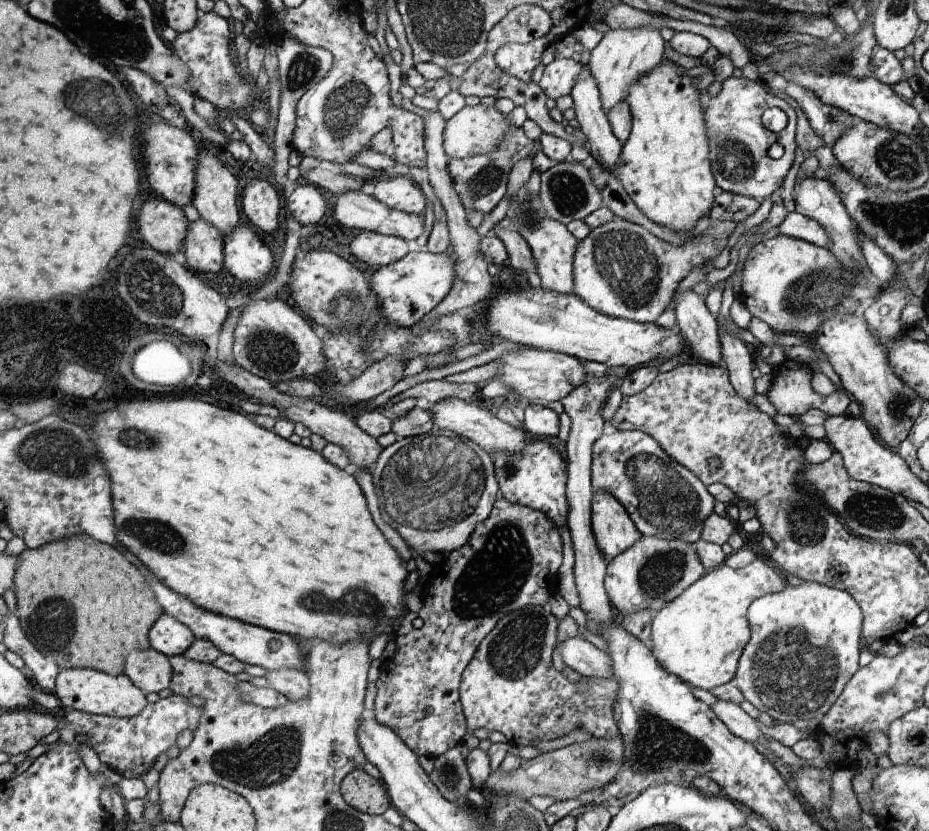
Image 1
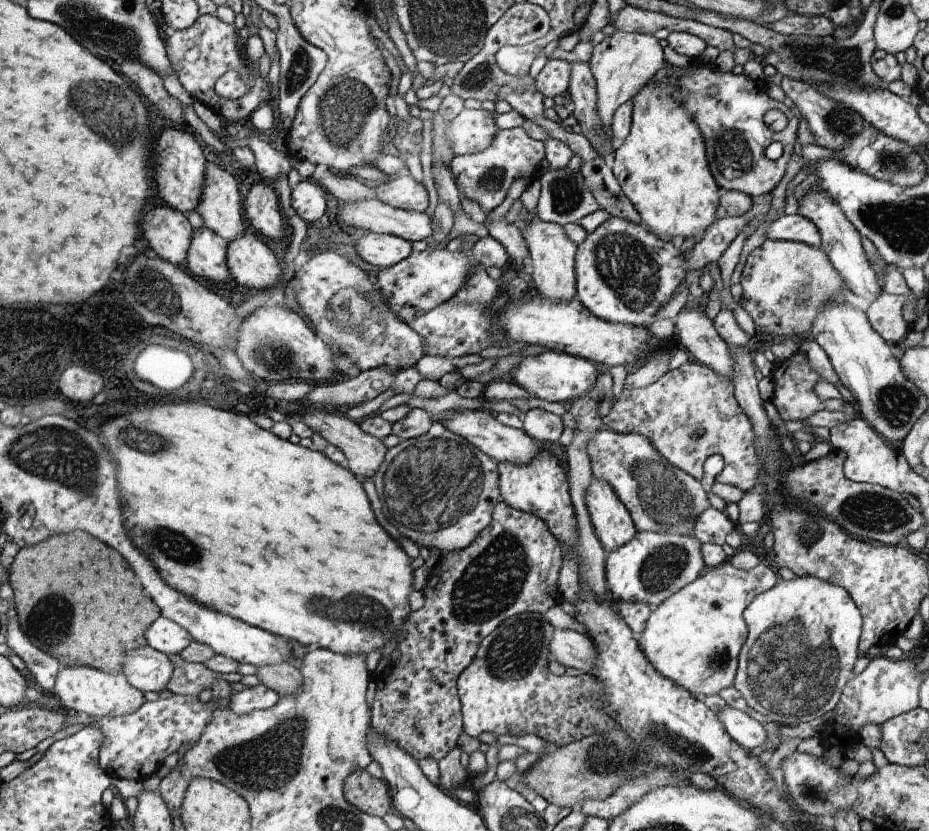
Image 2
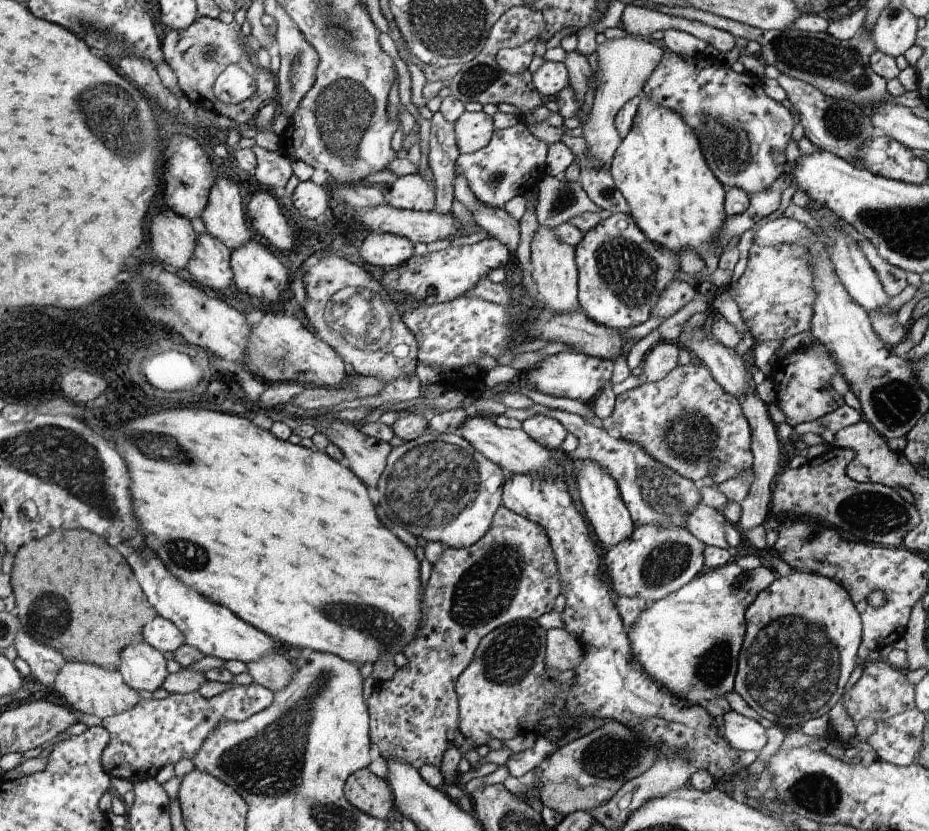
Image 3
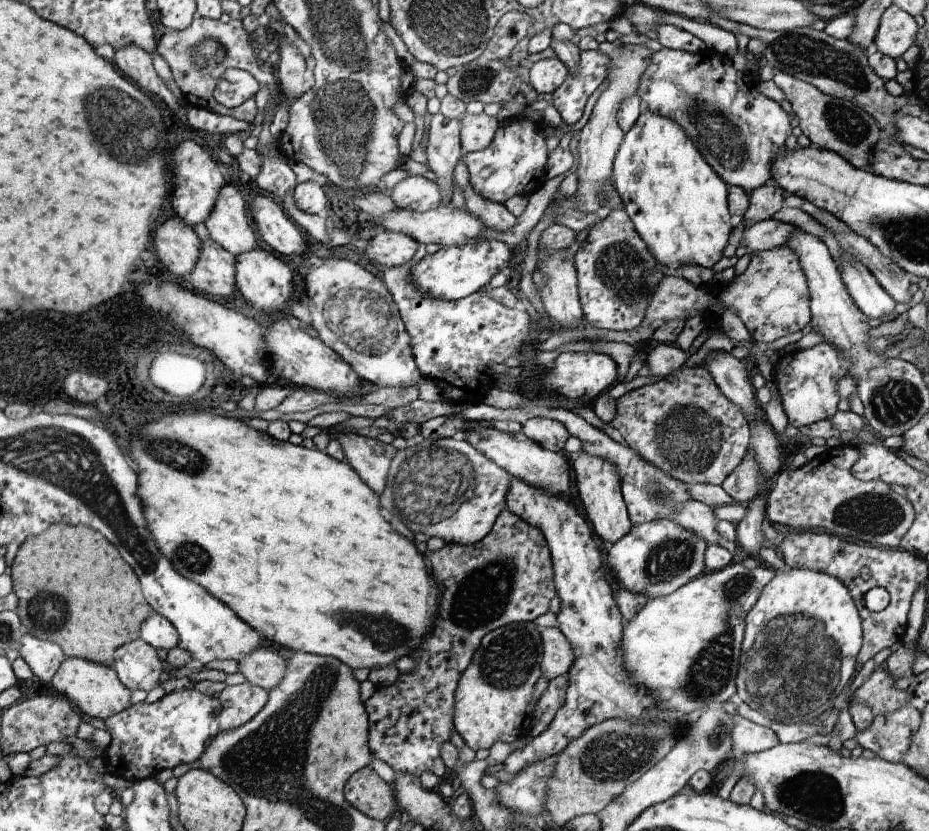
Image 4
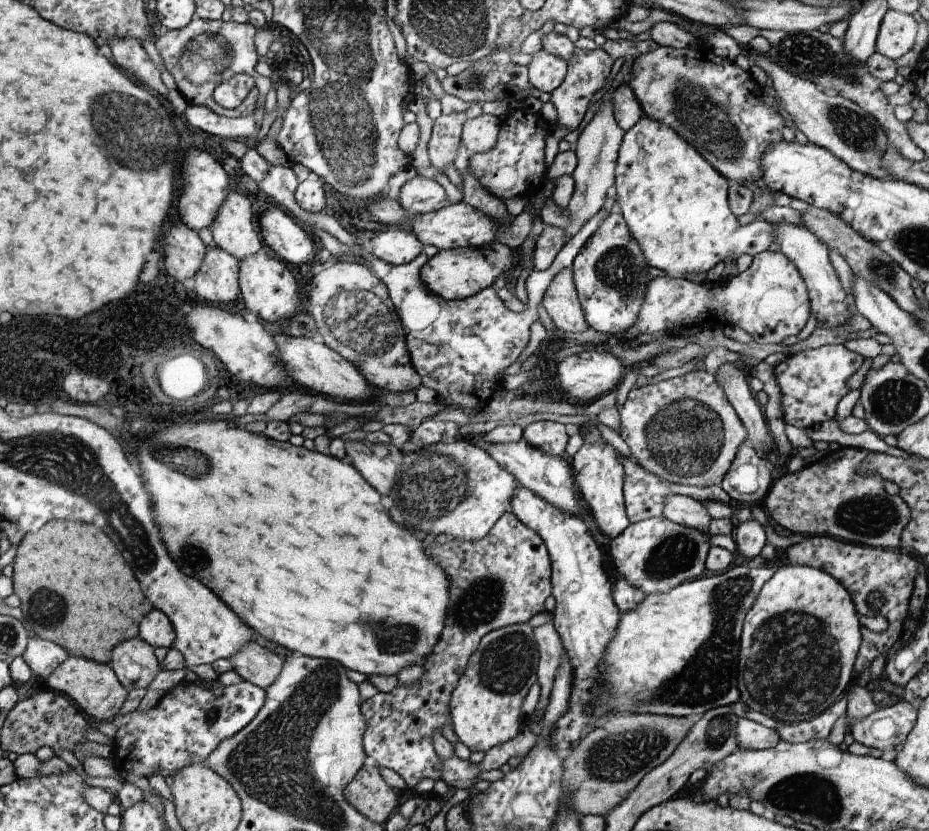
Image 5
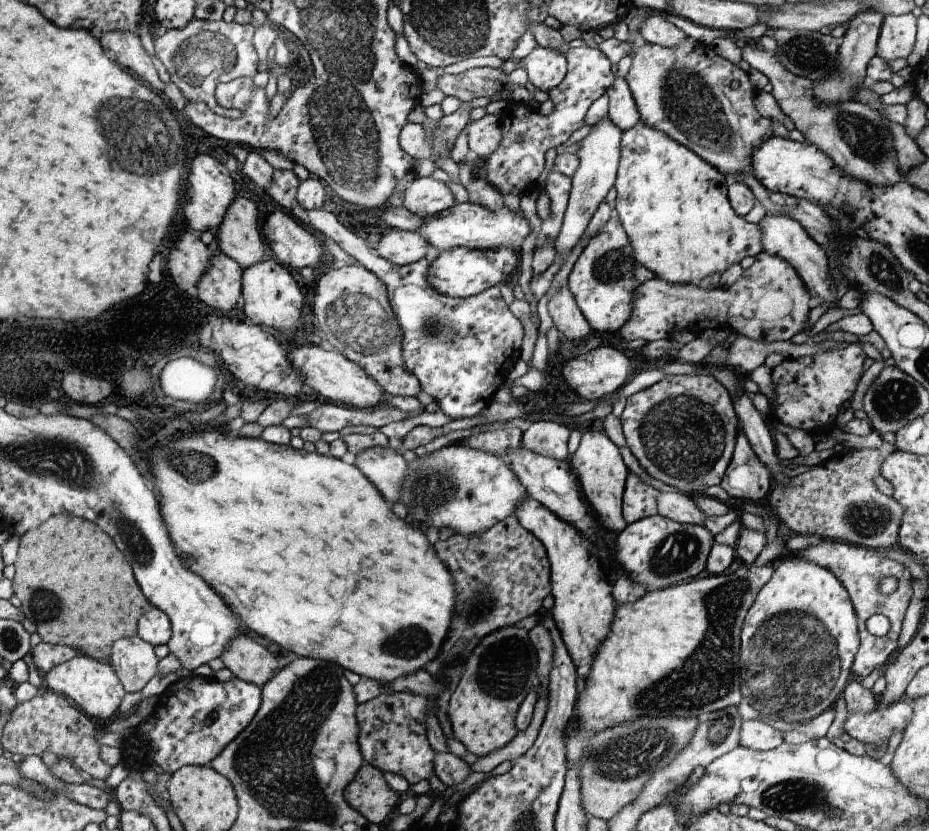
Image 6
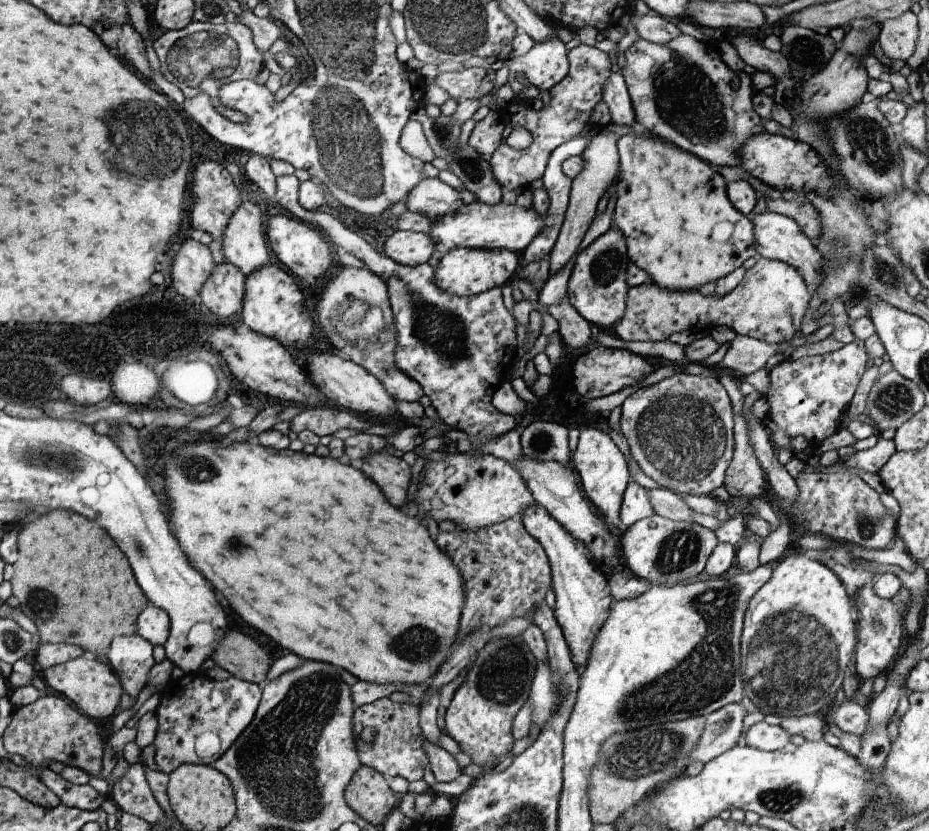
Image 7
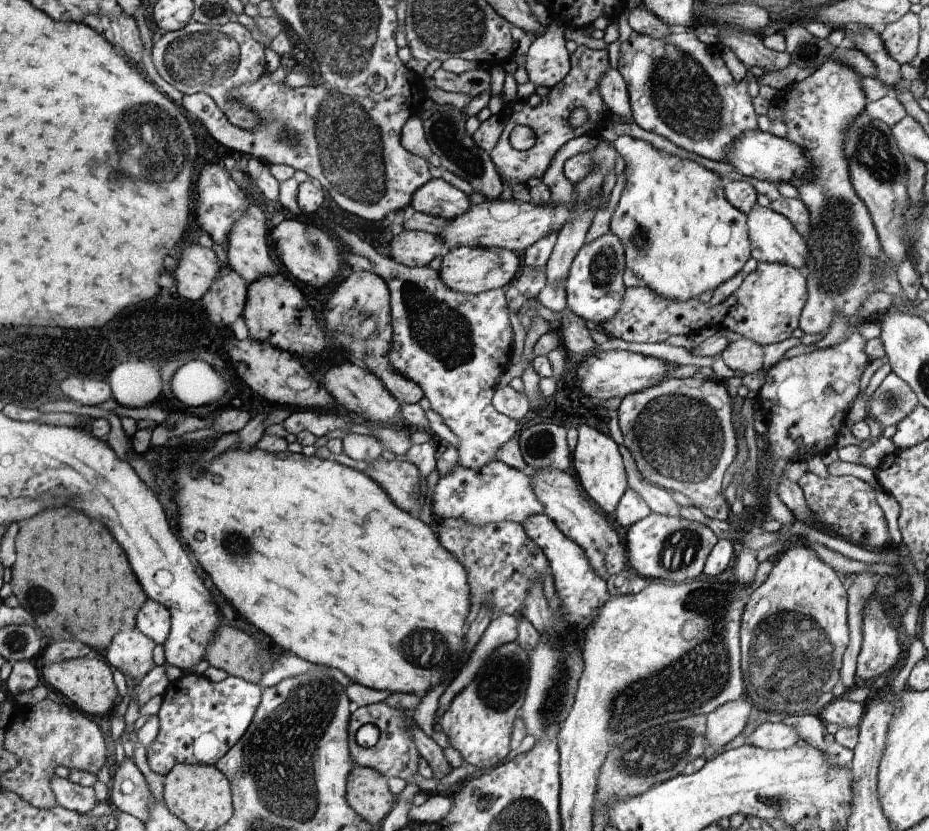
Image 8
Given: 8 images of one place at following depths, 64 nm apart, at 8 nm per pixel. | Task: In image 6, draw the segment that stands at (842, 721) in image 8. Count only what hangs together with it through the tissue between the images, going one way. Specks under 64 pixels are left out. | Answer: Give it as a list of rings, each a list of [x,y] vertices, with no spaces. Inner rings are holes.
[[[898,700],[885,709],[876,709],[868,714],[850,713],[844,730],[851,738],[864,745],[894,746],[913,714],[913,706],[908,700]]]

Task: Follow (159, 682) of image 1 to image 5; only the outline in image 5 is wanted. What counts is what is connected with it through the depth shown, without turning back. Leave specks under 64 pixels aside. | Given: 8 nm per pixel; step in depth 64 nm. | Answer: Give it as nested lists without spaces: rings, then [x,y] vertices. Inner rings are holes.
[[[144,639],[125,640],[113,650],[113,660],[109,664],[124,683],[126,690],[146,688],[156,678],[160,662],[156,660],[154,648]]]

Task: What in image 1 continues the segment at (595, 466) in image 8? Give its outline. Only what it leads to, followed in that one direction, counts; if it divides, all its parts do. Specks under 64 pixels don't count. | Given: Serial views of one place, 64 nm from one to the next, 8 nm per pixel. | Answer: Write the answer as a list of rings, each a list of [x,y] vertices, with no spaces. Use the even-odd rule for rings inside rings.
[[[594,491],[592,510],[594,536],[606,562],[624,553],[643,537],[622,503],[608,491]]]

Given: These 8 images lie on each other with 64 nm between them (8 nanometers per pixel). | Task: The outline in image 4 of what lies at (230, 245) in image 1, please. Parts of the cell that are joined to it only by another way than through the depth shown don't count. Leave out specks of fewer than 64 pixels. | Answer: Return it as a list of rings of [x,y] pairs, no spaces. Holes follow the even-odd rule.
[[[259,247],[258,250],[249,250],[248,253],[242,253],[237,257],[236,262],[236,285],[244,298],[254,304],[254,308],[263,310],[265,314],[280,310],[284,302],[292,294],[292,272],[290,268],[280,260],[279,256],[267,247]]]

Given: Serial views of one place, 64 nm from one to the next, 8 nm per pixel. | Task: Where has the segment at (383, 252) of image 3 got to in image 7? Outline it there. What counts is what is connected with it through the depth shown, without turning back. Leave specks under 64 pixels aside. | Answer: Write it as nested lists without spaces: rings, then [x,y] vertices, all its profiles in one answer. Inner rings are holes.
[[[396,229],[384,242],[384,255],[403,265],[419,265],[428,262],[436,249],[428,234]]]

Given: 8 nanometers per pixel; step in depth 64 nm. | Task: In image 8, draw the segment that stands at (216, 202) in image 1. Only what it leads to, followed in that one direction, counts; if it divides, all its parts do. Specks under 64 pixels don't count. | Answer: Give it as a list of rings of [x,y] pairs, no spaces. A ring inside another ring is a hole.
[[[250,205],[238,218],[228,236],[228,262],[249,284],[276,272],[270,258],[266,216],[256,205]]]

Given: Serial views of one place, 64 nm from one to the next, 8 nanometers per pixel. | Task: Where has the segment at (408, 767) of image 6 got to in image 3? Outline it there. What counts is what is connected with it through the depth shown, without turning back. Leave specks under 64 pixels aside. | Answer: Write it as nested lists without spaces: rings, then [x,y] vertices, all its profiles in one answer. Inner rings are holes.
[[[504,504],[498,508],[489,532],[480,538],[478,542],[463,549],[444,548],[444,552],[438,558],[436,564],[432,566],[432,574],[430,574],[430,580],[426,584],[425,602],[428,604],[428,609],[425,610],[424,621],[421,622],[421,628],[418,630],[416,637],[401,650],[404,656],[406,656],[408,663],[405,666],[398,667],[390,680],[376,682],[374,692],[370,696],[370,734],[372,735],[372,742],[376,746],[379,746],[379,751],[384,760],[387,760],[388,757],[402,759],[418,768],[424,764],[440,766],[444,752],[454,746],[454,737],[460,731],[460,696],[457,694],[456,689],[458,678],[472,664],[478,645],[481,644],[481,641],[484,640],[487,634],[490,634],[490,632],[499,626],[508,625],[509,622],[521,620],[521,618],[537,619],[544,612],[550,612],[554,608],[554,600],[560,594],[560,582],[556,580],[556,568],[560,569],[557,565],[557,555],[553,550],[545,527],[534,522],[533,519],[526,518],[510,510]]]

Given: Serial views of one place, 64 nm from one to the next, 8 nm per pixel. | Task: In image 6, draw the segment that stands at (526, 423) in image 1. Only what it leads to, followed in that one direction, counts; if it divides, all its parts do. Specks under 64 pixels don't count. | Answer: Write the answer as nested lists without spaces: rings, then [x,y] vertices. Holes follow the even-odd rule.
[[[536,421],[523,432],[522,446],[541,455],[564,460],[570,457],[567,447],[570,433],[562,423]]]

